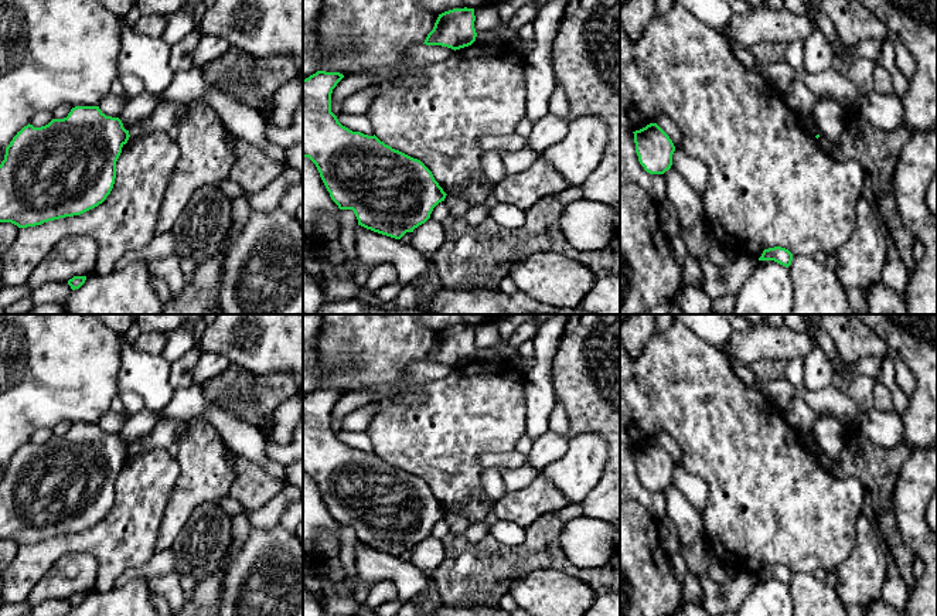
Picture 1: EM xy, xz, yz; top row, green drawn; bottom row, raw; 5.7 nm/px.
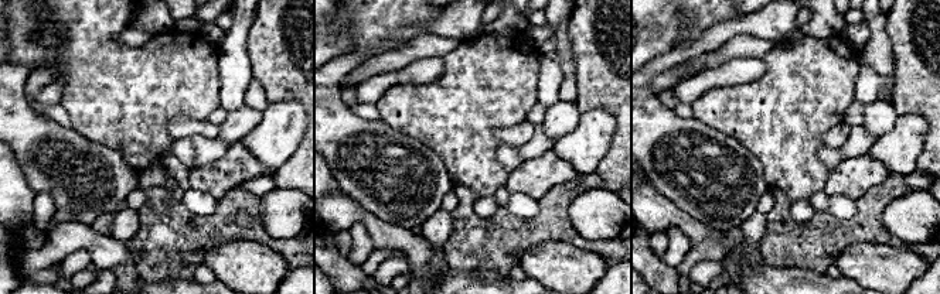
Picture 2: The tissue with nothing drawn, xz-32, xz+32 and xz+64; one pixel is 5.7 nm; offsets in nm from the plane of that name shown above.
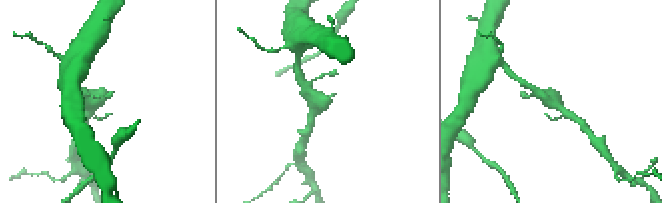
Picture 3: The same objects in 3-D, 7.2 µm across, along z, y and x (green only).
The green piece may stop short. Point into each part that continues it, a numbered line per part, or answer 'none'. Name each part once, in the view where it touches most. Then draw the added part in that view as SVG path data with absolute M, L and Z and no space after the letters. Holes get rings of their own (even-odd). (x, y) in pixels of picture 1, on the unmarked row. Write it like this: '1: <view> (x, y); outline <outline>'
none

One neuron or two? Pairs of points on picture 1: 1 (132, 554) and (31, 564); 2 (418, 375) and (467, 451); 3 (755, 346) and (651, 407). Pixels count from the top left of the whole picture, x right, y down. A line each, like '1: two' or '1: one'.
1: one
2: two
3: two

